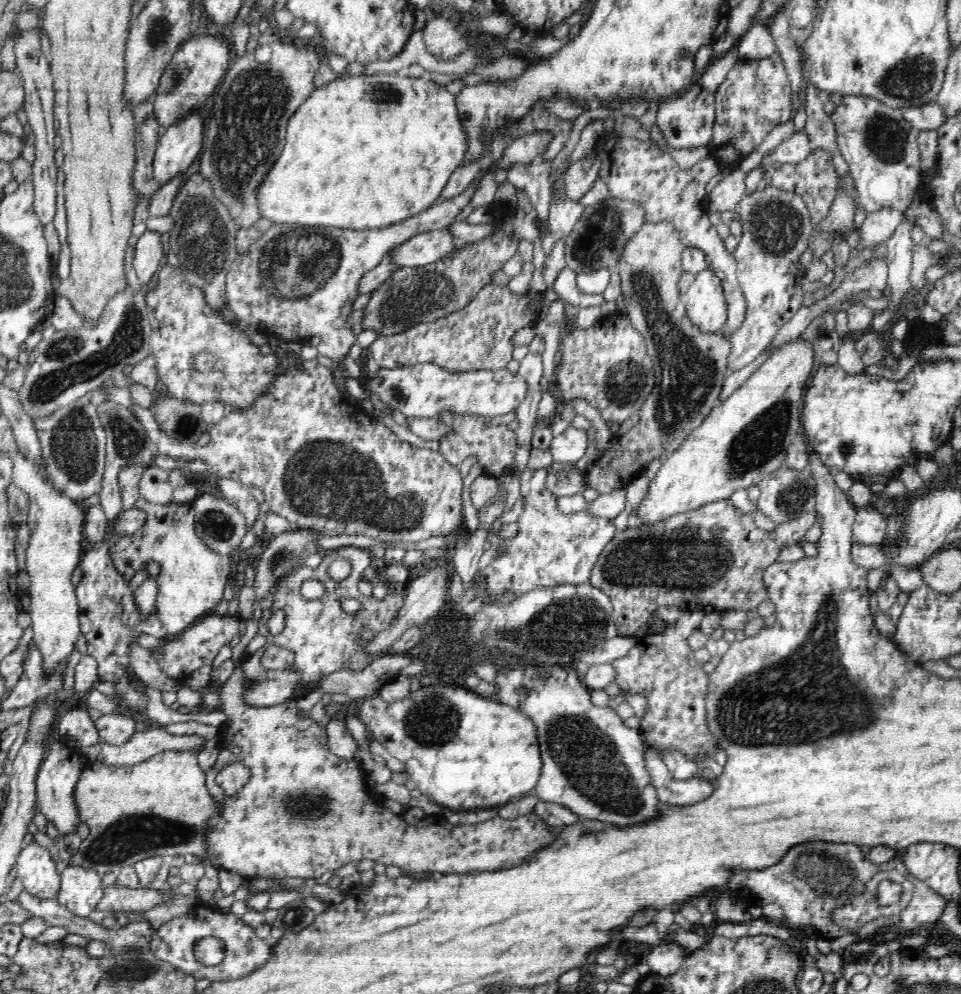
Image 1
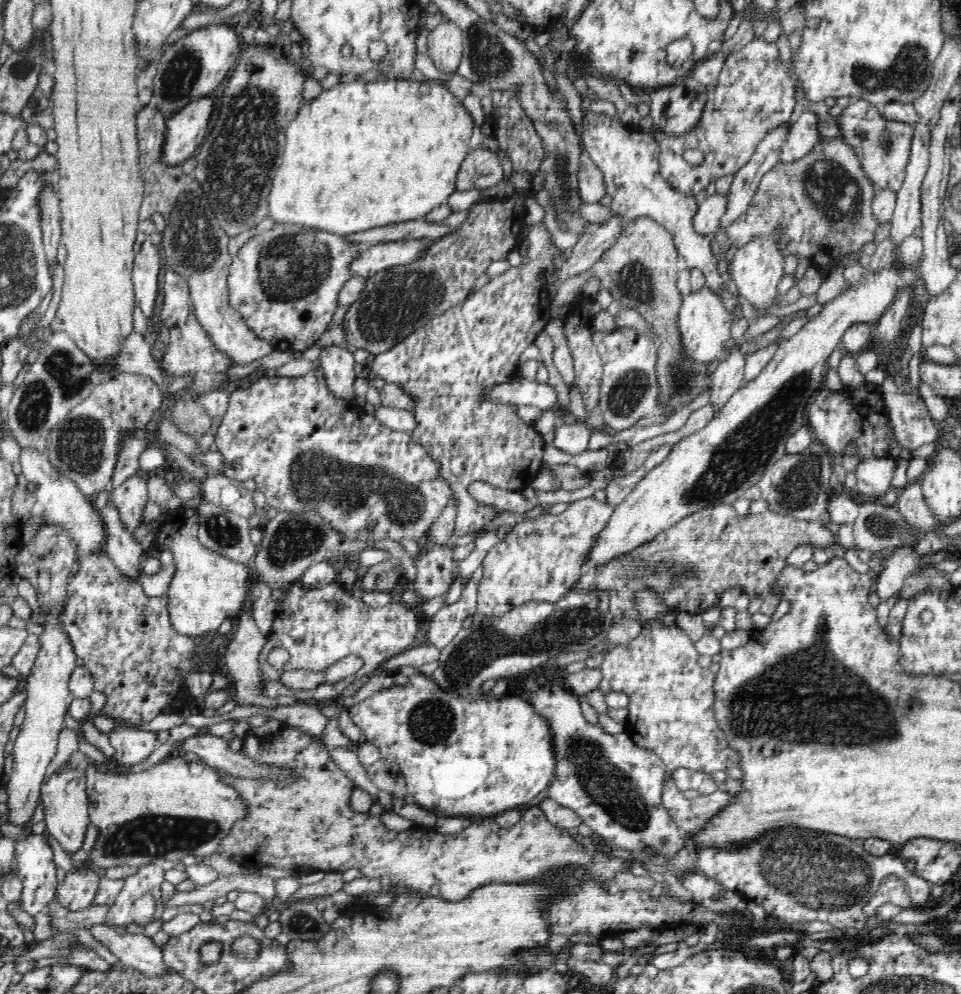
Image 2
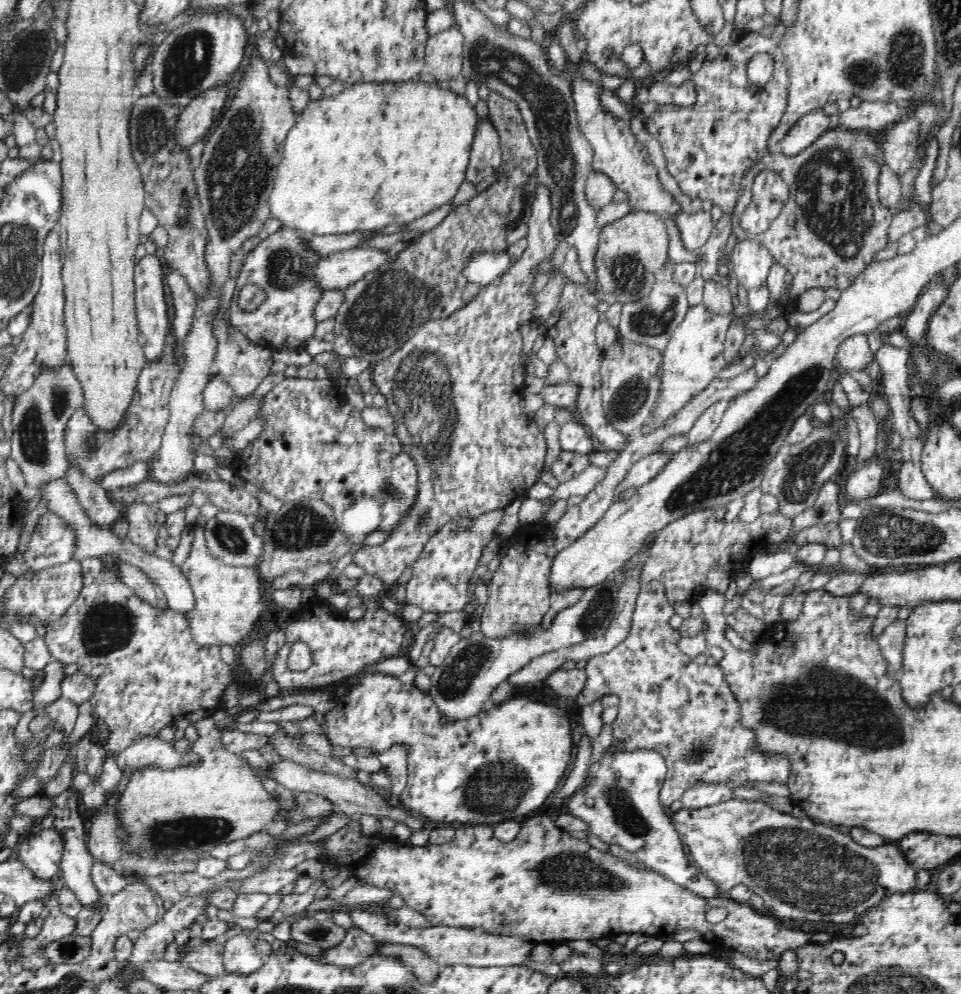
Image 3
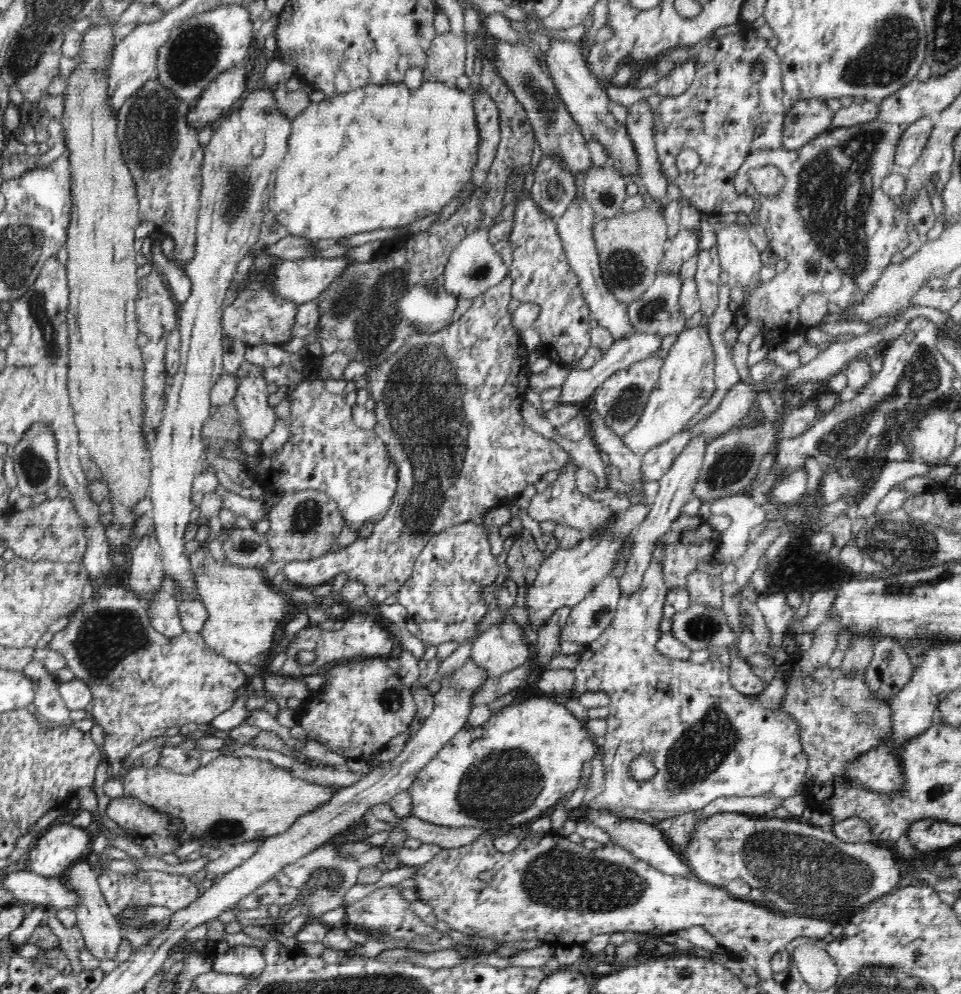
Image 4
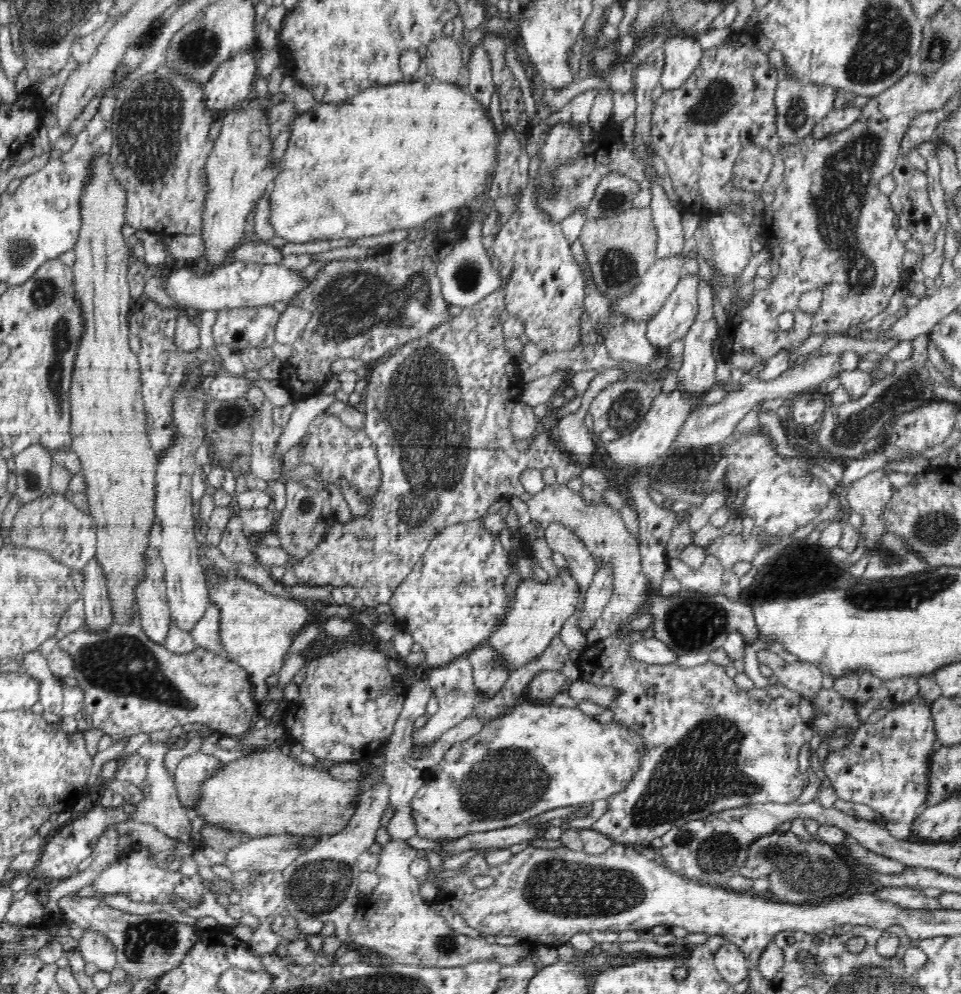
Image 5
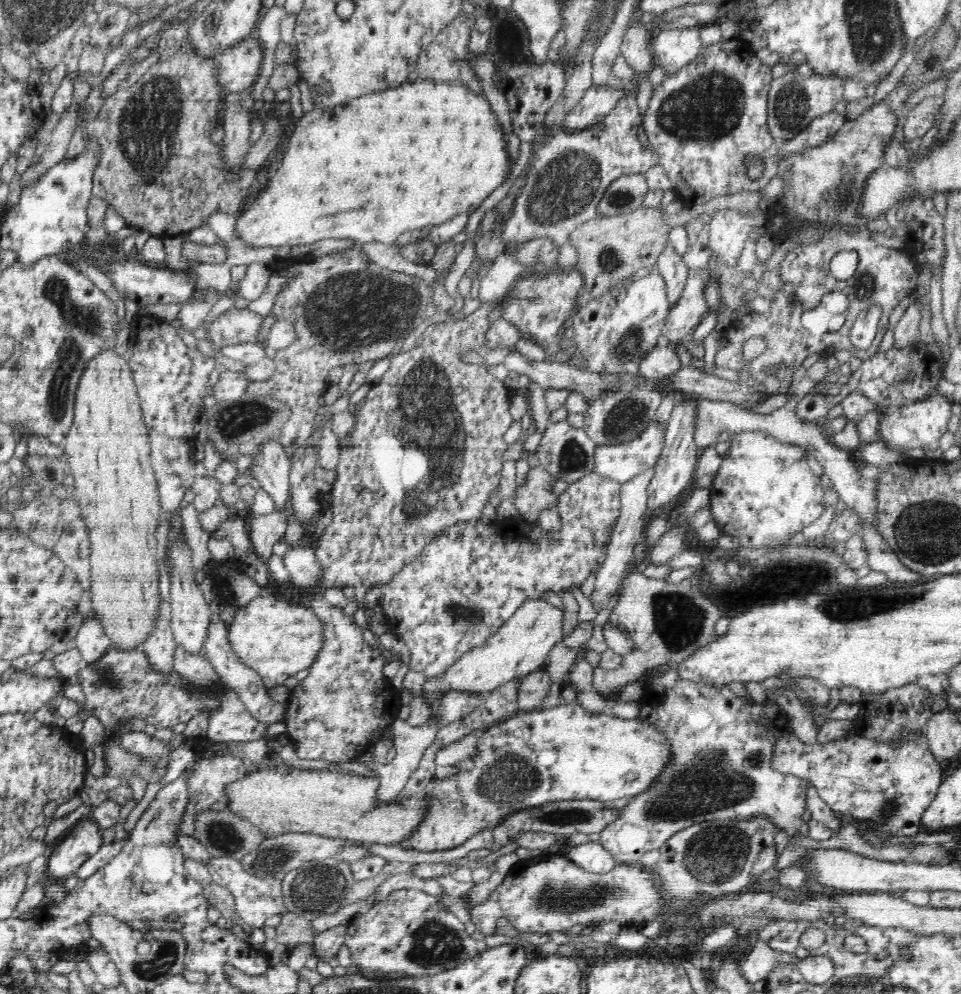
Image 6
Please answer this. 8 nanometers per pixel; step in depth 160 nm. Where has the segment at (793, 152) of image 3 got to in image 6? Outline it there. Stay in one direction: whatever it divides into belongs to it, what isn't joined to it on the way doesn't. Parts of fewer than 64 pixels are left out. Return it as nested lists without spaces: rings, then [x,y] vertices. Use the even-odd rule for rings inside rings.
[[[795,68],[771,80],[768,93],[767,123],[770,134],[779,142],[794,138],[814,118],[832,112],[837,102],[843,99],[843,81],[836,75],[802,77]]]

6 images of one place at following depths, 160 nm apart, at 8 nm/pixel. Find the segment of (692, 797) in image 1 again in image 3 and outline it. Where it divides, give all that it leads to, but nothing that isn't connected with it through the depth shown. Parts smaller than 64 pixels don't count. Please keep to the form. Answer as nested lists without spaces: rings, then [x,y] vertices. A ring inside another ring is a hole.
[[[730,799],[710,806],[704,806],[701,809],[681,808],[670,816],[678,835],[680,835],[683,846],[686,848],[687,858],[698,870],[704,873],[721,891],[728,893],[736,884],[745,884],[752,891],[752,894],[762,896],[763,905],[770,910],[770,914],[779,920],[826,920],[834,924],[848,924],[848,922],[857,922],[858,917],[866,912],[870,907],[876,906],[882,902],[883,898],[894,894],[894,892],[910,892],[916,889],[916,873],[918,869],[914,868],[894,845],[880,845],[877,847],[867,847],[852,840],[852,837],[838,832],[836,828],[830,828],[830,825],[815,823],[809,819],[793,818],[788,814],[783,814],[776,809],[772,809],[768,803],[762,800],[744,801],[741,799]]]

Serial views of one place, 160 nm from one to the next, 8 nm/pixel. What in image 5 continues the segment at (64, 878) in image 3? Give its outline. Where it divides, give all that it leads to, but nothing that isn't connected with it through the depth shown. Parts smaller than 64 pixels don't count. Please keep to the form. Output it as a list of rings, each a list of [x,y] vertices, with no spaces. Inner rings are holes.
[[[84,930],[84,934],[78,942],[78,949],[85,962],[96,964],[99,971],[113,972],[117,956],[109,938],[95,930]]]

